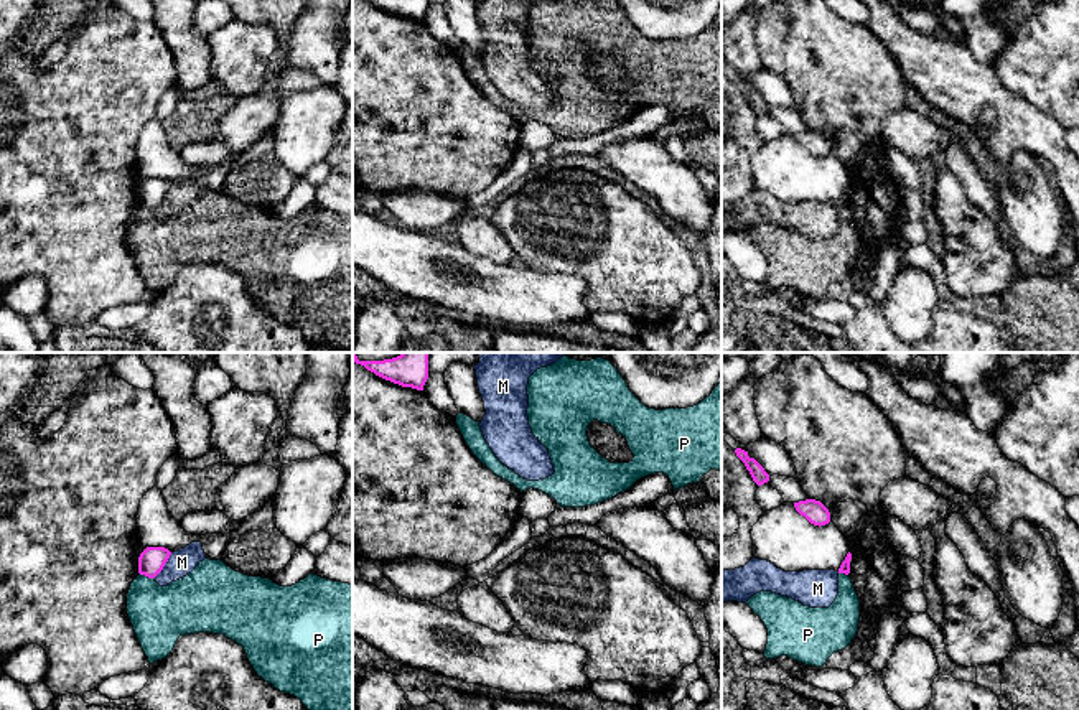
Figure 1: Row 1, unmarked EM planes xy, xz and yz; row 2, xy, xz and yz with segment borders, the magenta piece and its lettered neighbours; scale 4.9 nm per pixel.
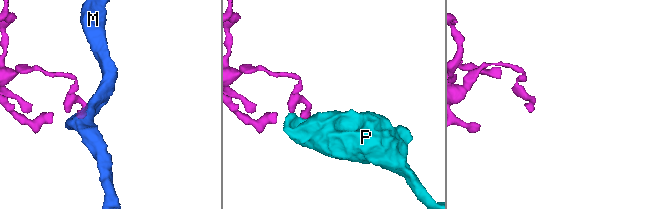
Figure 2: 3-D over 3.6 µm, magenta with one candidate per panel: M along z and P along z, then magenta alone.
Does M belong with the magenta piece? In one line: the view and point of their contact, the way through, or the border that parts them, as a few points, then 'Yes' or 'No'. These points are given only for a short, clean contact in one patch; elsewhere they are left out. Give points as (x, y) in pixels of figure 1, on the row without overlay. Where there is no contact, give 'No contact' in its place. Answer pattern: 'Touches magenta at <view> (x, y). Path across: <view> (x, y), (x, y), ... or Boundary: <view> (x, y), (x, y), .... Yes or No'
Touches magenta at xy (163, 196). Boundary: xy (172, 183), (165, 196), (154, 208). No

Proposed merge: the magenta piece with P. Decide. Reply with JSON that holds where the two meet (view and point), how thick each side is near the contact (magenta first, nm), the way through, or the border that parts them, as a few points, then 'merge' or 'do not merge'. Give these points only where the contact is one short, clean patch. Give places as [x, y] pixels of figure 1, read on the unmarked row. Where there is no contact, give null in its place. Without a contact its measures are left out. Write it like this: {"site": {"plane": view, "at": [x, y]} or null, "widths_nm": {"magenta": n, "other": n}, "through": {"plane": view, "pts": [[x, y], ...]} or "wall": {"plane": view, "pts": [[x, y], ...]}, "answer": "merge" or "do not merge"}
{"site": {"plane": "xy", "at": [147, 206]}, "widths_nm": {"magenta": 130, "other": 280}, "answer": "do not merge"}

